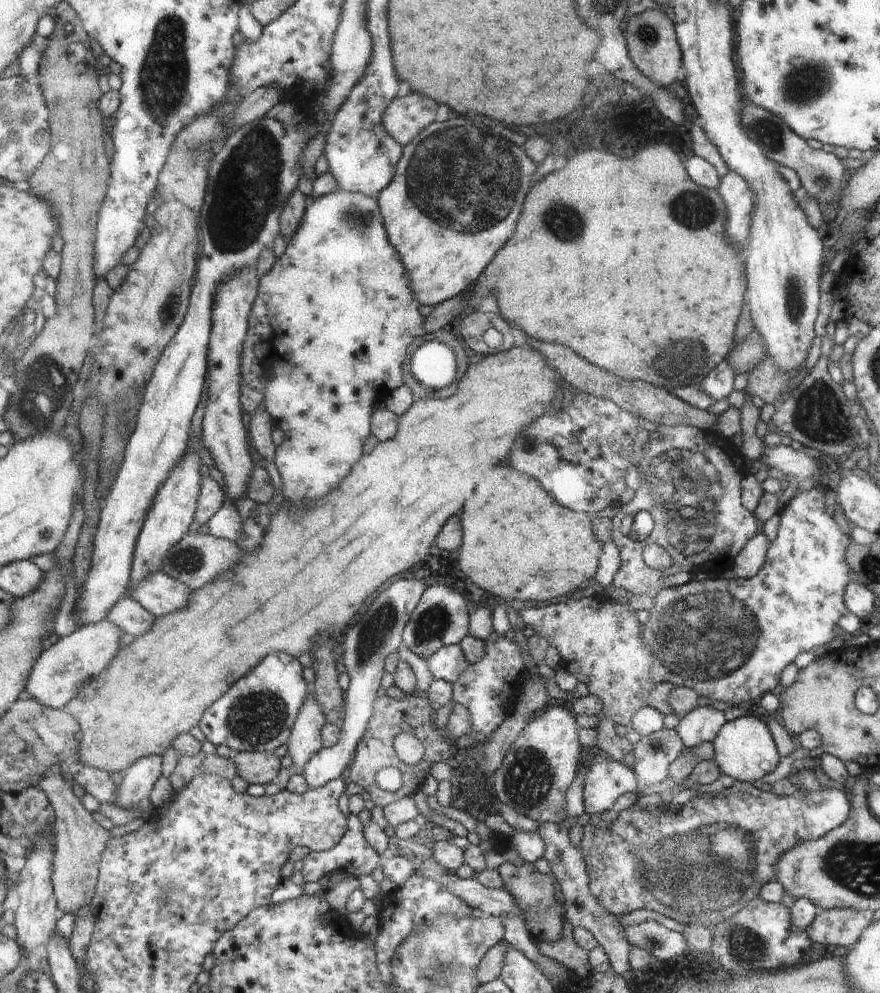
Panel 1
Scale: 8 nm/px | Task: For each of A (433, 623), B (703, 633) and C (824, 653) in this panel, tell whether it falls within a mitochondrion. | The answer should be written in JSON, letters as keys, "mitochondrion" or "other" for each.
{"A":"mitochondrion","B":"mitochondrion","C":"other"}

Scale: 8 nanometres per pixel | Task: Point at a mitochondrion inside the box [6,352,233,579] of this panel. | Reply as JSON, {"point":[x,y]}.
{"point":[41,379]}

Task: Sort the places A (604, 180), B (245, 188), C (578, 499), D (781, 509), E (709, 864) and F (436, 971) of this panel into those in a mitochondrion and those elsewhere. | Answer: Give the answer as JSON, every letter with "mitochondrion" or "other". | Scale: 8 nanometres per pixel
{"A":"other","B":"mitochondrion","C":"other","D":"other","E":"mitochondrion","F":"mitochondrion"}

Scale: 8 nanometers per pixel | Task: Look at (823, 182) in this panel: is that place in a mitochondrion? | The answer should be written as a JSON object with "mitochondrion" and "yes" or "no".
{"mitochondrion":"yes"}

